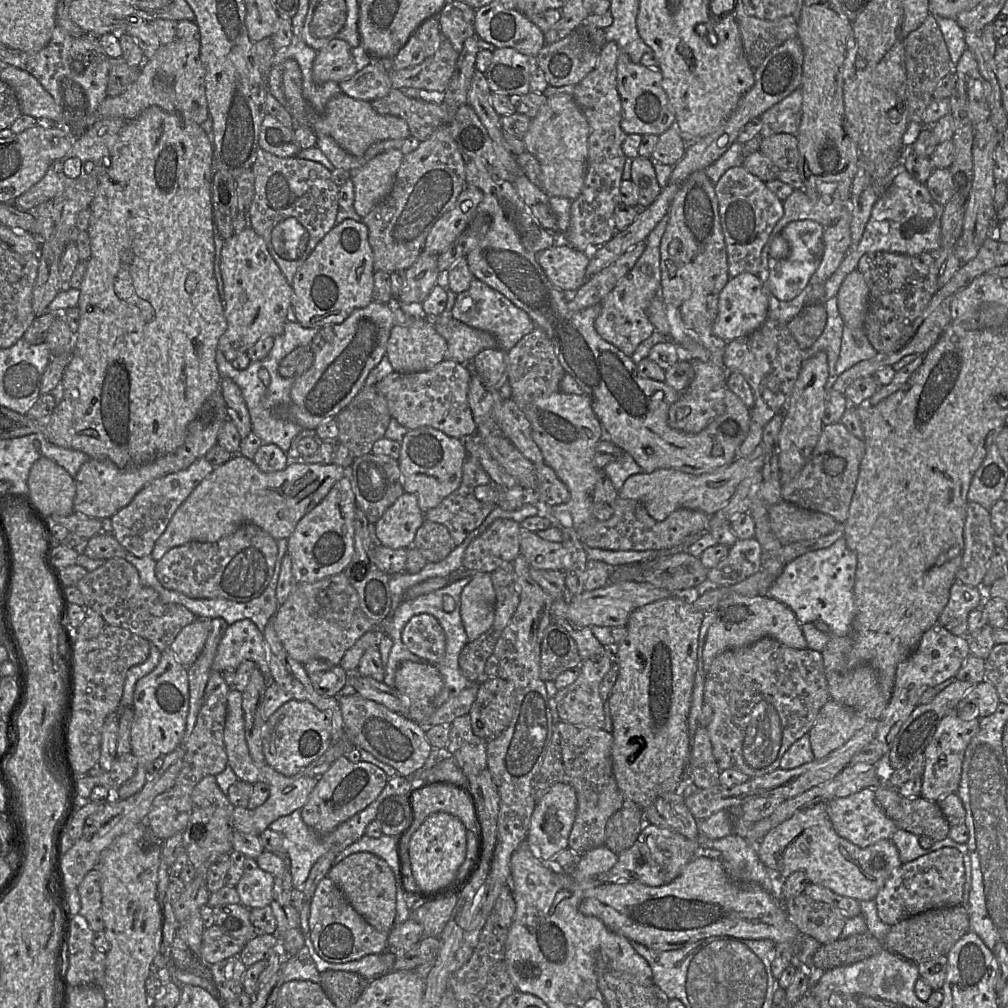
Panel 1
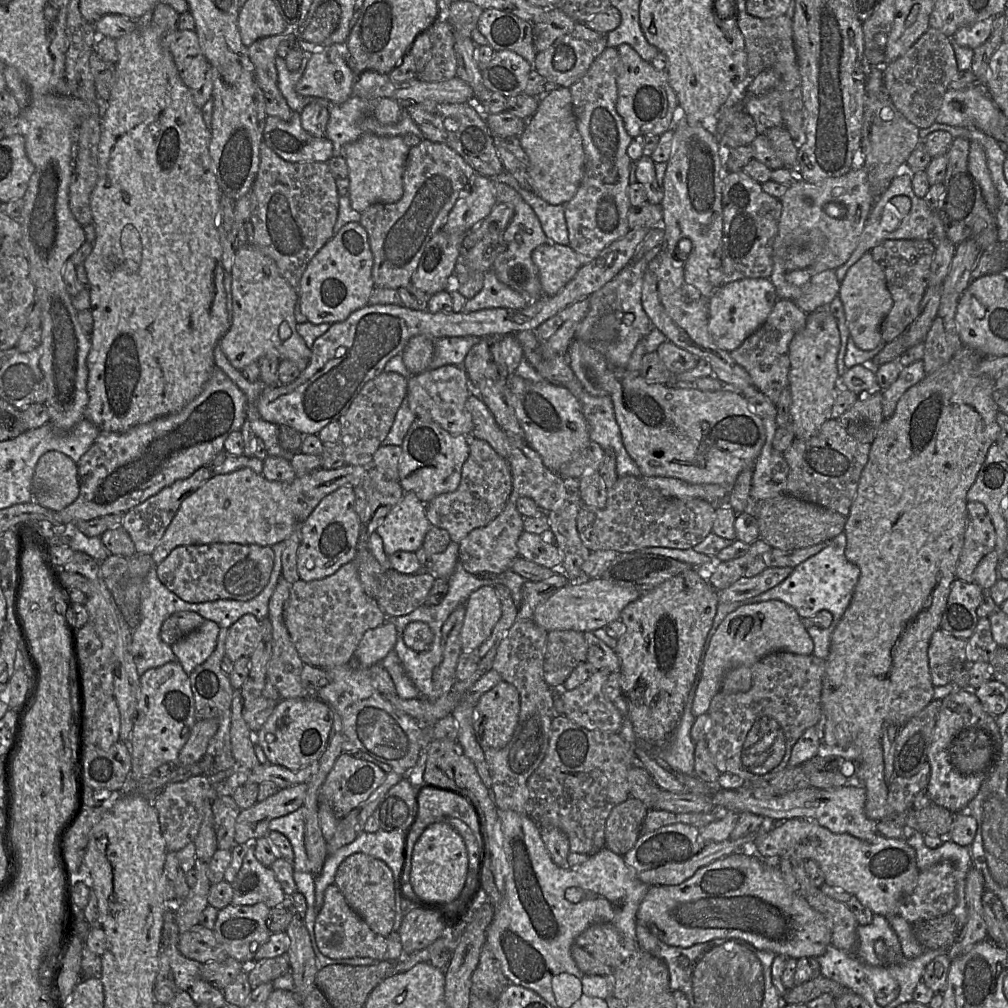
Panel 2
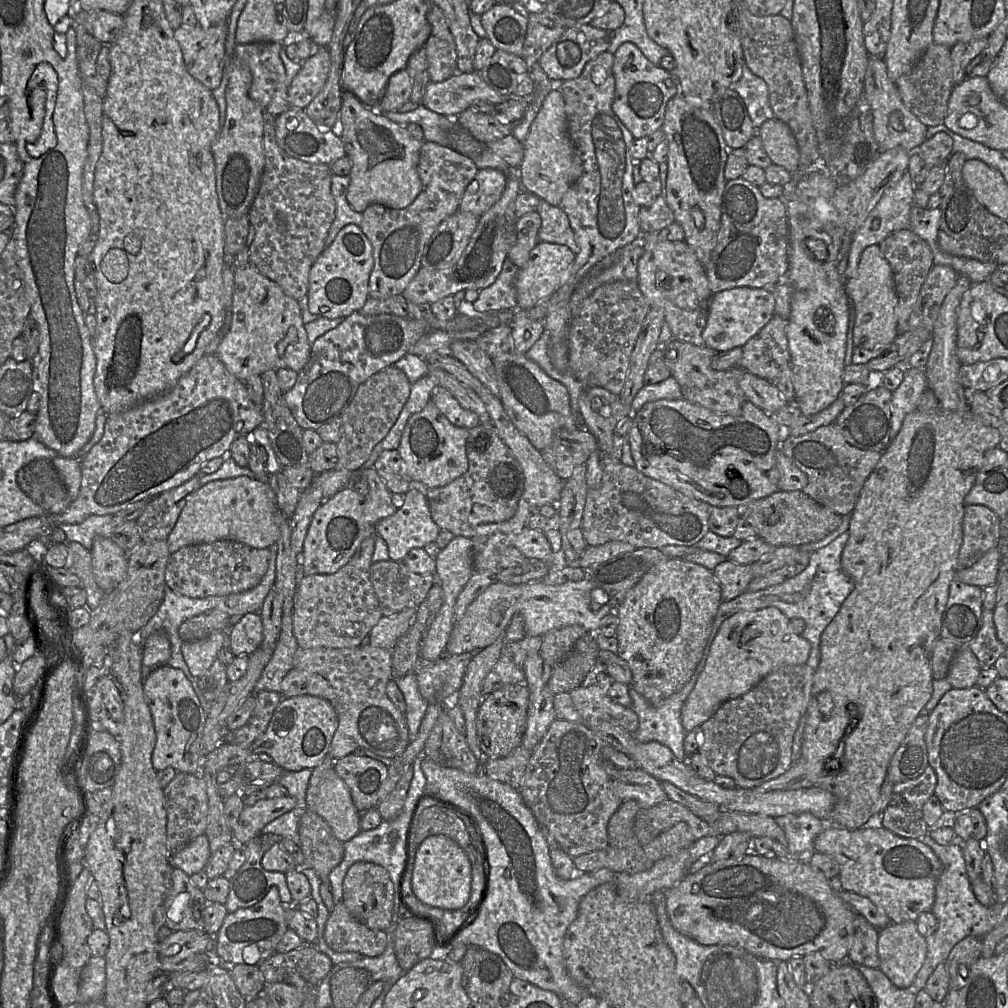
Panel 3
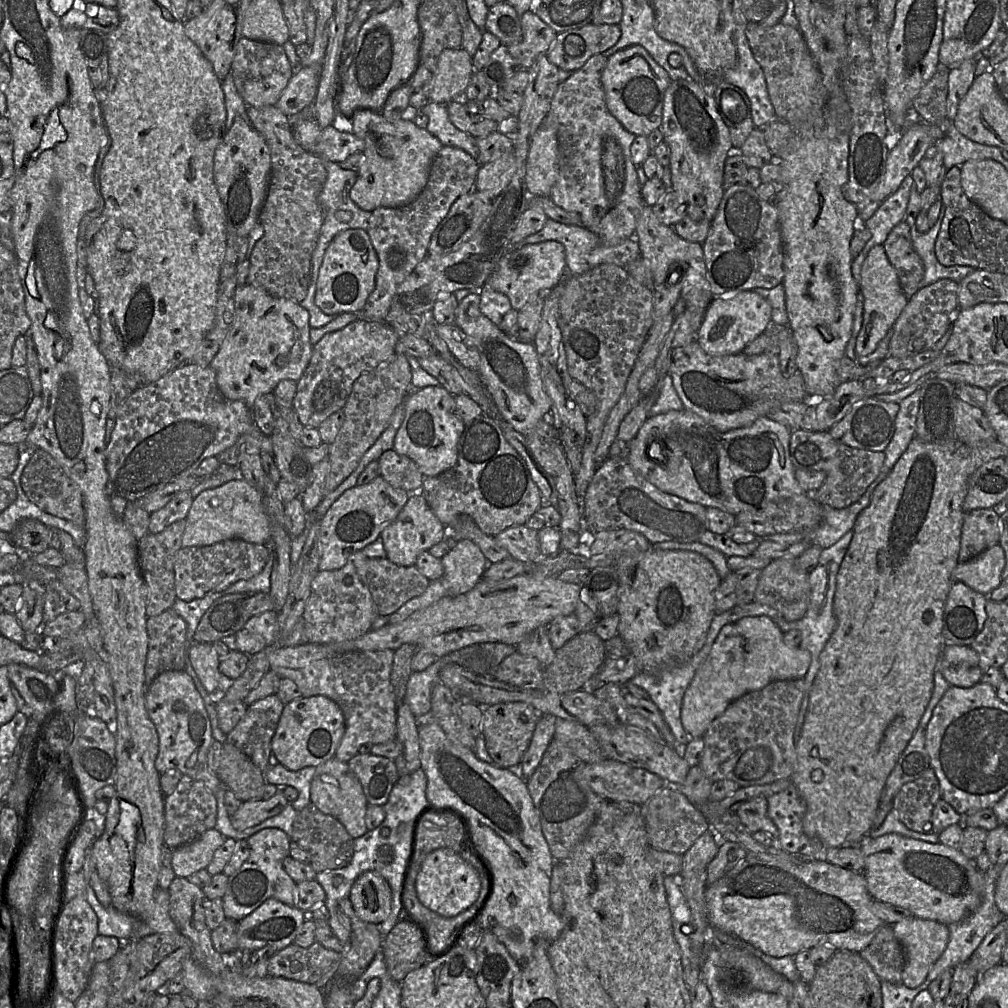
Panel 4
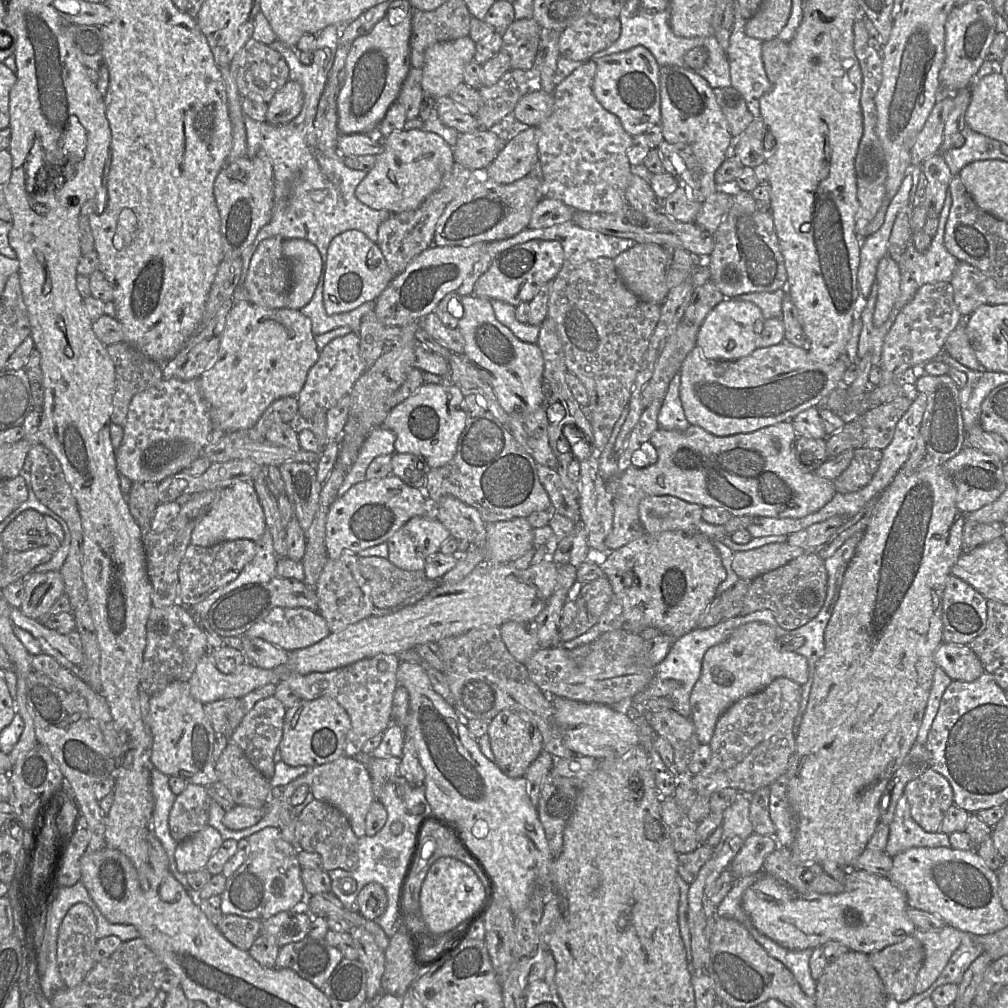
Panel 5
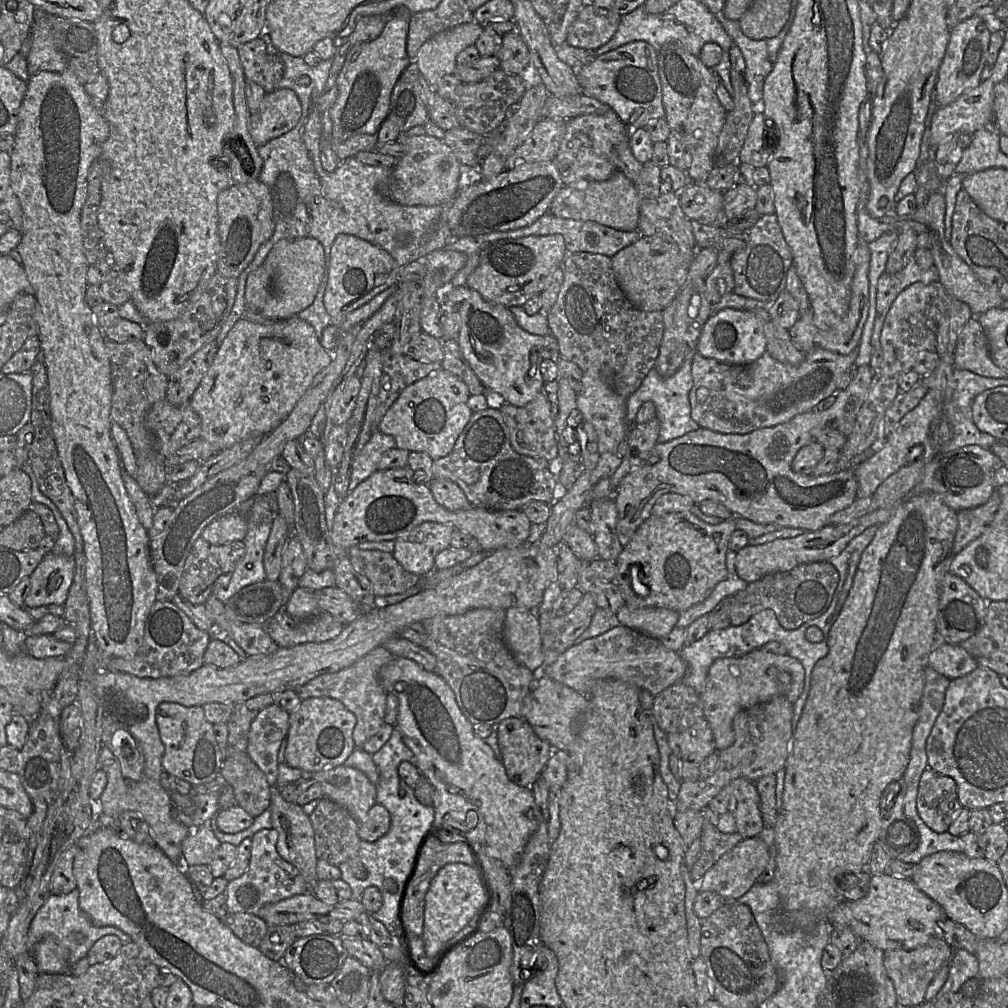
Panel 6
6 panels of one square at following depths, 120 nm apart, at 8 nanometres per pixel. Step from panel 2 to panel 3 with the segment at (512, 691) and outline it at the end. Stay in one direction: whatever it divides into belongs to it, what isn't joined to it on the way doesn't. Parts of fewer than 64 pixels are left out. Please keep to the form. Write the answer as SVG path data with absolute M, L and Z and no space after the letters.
M511 684L485 695L476 716L476 733L482 752L490 759L503 758L522 744L526 730L529 690L525 684Z

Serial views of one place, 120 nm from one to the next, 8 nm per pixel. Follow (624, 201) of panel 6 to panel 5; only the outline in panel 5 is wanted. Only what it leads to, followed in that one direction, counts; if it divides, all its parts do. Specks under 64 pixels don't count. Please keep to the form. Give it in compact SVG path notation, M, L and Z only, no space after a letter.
M542 198L534 207L527 228L538 229L572 220L574 209L554 198Z

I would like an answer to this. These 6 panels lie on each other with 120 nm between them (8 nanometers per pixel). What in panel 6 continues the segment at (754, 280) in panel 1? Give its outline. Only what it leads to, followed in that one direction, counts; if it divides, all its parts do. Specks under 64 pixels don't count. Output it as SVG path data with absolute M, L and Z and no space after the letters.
M727 308L712 314L705 322L696 350L705 358L742 365L757 360L766 352L766 339L762 325L752 311Z

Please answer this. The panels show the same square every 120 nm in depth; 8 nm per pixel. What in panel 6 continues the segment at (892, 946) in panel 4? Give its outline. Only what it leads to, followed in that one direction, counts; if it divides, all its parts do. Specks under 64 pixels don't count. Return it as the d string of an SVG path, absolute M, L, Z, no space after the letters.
M933 938L926 945L912 950L884 951L883 963L891 979L897 1004L915 1007L925 1001L925 993L937 971L950 963L954 949L942 939Z

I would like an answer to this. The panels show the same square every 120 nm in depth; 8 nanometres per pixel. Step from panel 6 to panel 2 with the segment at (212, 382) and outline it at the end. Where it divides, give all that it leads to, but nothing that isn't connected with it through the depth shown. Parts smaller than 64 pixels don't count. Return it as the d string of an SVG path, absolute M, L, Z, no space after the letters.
M248 243L235 253L232 267L233 312L229 331L220 339L219 346L230 364L240 372L249 364L258 363L261 357L275 355L279 360L288 359L296 363L302 372L308 366L312 352L297 332L294 310L298 293L281 276L275 261Z

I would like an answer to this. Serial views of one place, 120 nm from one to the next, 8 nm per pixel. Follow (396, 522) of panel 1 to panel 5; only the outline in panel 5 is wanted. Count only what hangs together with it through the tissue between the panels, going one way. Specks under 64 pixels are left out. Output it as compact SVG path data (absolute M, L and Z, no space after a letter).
M414 516L387 540L388 560L403 570L423 571L426 559L439 552L442 543L450 537L449 530L434 516Z

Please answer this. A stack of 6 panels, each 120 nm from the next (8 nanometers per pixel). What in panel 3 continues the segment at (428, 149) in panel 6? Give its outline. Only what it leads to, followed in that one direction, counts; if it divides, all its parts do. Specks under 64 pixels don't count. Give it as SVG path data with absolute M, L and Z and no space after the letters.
M344 89L339 118L343 126L341 139L346 156L352 161L347 193L352 209L362 213L373 203L395 209L409 206L422 190L418 161L423 141L415 139L405 126L375 112Z

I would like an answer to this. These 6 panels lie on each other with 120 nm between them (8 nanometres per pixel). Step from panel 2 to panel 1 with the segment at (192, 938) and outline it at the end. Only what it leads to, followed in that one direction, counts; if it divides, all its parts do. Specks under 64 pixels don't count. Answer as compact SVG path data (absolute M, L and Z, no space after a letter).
M214 924L204 929L200 960L207 965L215 964L228 957L239 955L245 945L246 942L244 940L229 936Z

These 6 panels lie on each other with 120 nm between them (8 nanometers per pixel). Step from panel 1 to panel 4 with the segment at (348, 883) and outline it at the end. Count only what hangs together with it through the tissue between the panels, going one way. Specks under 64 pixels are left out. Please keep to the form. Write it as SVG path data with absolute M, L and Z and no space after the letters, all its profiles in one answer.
M367 871L353 883L349 898L356 915L364 922L379 925L391 914L392 890L379 873Z

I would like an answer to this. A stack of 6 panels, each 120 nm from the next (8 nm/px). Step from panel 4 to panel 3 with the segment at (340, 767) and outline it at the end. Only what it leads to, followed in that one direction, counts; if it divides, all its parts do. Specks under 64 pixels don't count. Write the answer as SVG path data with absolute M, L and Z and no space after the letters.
M334 768L326 773L320 785L314 810L343 843L361 831L362 813L355 807L348 787Z

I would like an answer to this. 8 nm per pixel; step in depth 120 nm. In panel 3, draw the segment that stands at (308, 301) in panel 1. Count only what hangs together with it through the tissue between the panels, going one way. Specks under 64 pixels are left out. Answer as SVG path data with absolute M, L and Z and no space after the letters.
M357 224L344 226L334 241L322 251L309 274L309 311L323 318L345 318L360 311L369 297L369 280L374 266L370 240Z

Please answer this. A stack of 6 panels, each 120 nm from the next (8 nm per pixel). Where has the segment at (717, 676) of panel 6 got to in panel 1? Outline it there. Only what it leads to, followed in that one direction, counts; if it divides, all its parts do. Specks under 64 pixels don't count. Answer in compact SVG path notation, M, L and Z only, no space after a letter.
M729 593L720 601L716 609L716 620L710 626L702 655L702 665L706 674L714 658L733 648L740 648L764 637L771 637L794 649L806 649L807 642L801 624L793 611L779 600L768 596L744 596Z

